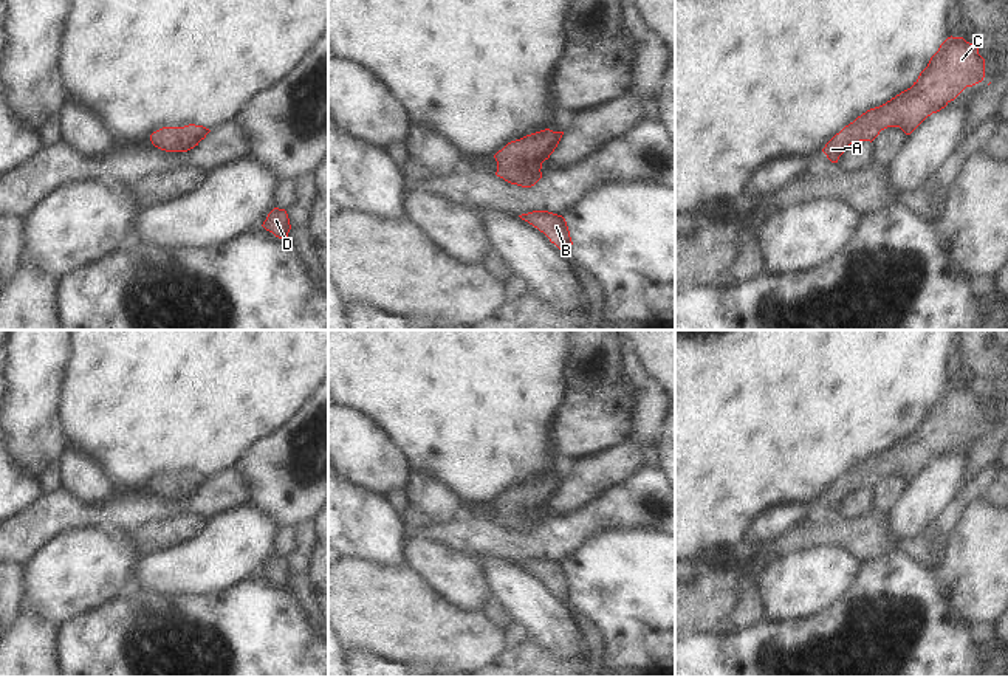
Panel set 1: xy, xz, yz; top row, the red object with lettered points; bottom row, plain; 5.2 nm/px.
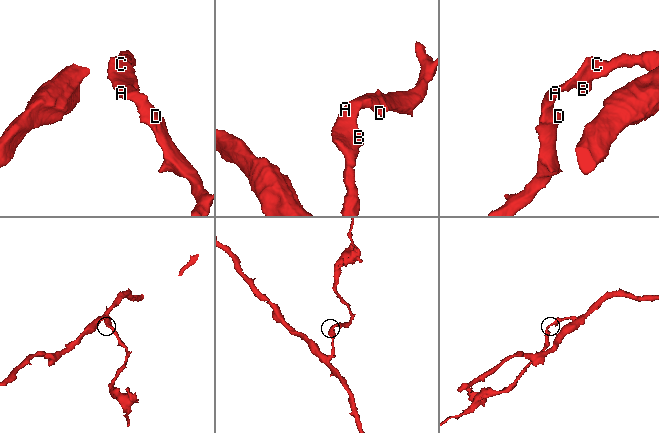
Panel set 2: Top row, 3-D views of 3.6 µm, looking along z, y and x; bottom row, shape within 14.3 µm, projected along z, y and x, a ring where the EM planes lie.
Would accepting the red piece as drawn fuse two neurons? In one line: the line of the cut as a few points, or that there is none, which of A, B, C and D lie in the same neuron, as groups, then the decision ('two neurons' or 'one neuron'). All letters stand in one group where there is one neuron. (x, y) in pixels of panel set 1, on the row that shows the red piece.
no cut; A B C D; one neuron

